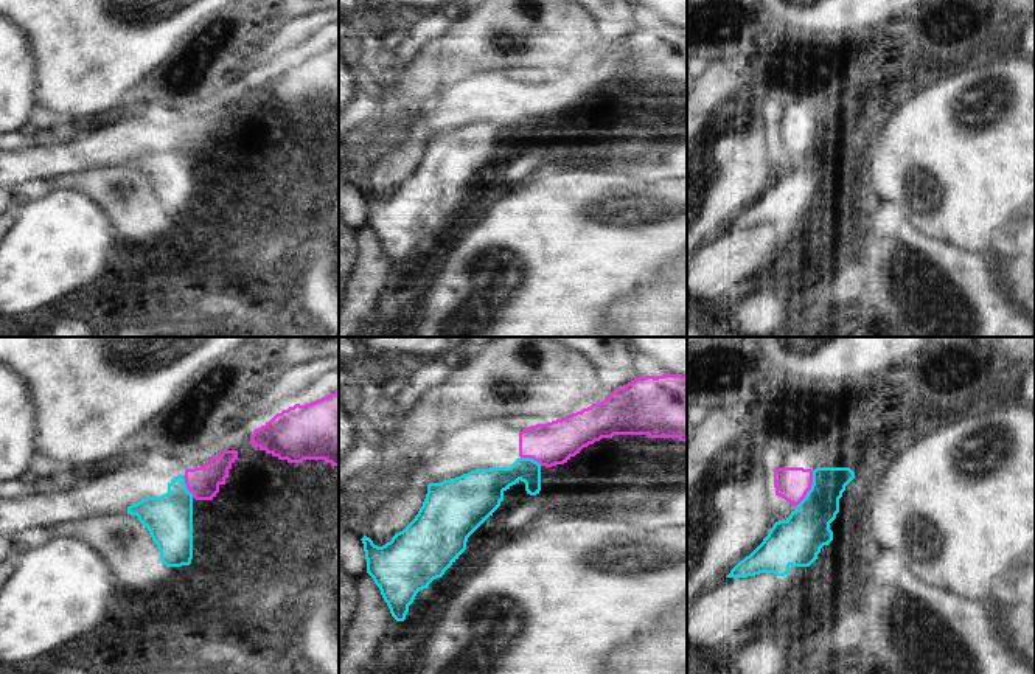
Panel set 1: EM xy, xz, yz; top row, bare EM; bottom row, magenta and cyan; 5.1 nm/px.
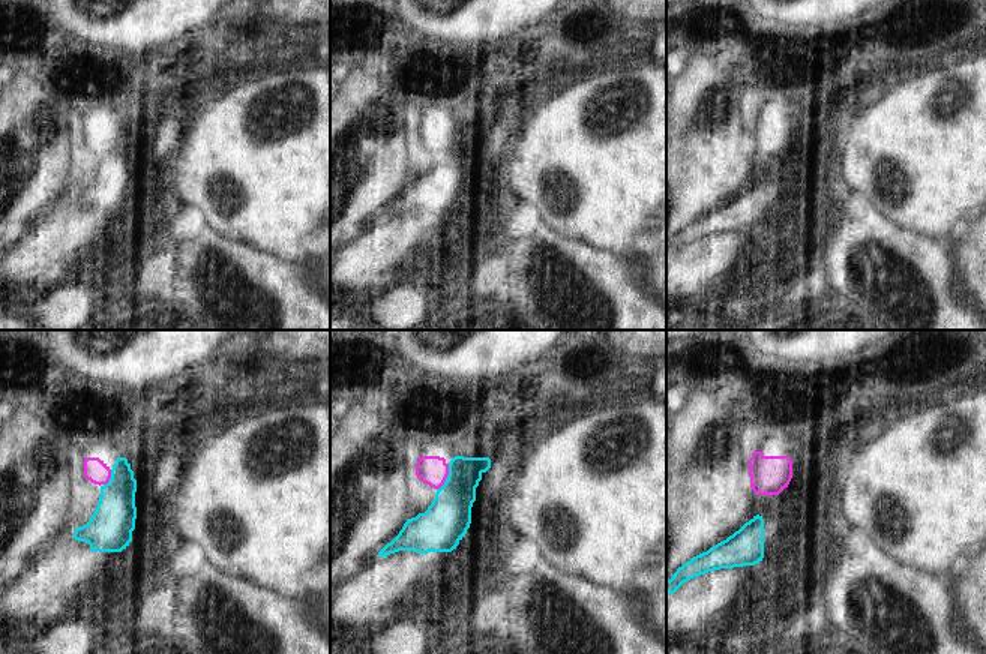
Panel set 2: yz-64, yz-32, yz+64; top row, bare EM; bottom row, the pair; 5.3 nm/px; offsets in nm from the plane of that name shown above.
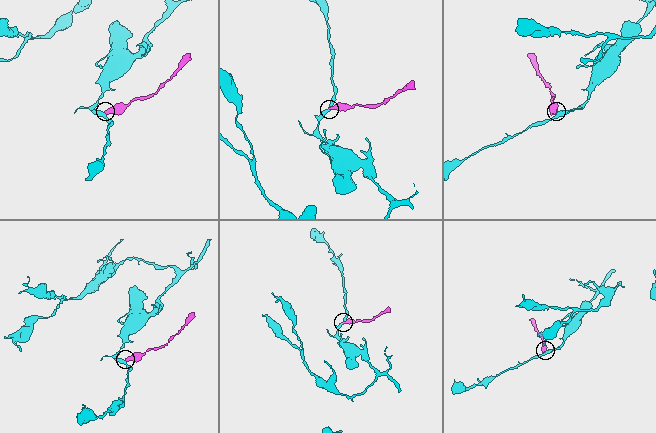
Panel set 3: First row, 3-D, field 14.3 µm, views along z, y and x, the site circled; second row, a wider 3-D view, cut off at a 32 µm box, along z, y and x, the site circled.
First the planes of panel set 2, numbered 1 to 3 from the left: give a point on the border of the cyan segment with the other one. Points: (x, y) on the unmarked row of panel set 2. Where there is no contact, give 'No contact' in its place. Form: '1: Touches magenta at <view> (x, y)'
1: Touches magenta at yz-64 (110, 141)
2: Touches magenta at yz-32 (446, 141)
3: No contact

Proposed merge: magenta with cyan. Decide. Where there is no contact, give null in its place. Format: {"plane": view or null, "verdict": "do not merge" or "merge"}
{"plane": "yz", "verdict": "do not merge"}

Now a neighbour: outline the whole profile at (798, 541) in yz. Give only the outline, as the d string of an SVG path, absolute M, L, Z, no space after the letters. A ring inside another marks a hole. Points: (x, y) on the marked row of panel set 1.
M816 467L805 499L786 520L779 520L763 542L726 578L760 573L788 575L791 567L810 567L824 545L833 540L830 523L839 512L839 499L855 478L850 467Z

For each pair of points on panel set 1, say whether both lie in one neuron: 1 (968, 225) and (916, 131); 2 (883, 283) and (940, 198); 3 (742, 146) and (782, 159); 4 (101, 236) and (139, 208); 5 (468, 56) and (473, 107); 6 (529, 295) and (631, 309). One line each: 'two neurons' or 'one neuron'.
1: one neuron
2: two neurons
3: two neurons
4: two neurons
5: two neurons
6: two neurons

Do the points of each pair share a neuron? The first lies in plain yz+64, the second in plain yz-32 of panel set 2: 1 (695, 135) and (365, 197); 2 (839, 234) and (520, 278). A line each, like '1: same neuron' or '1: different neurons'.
1: same neuron
2: same neuron

